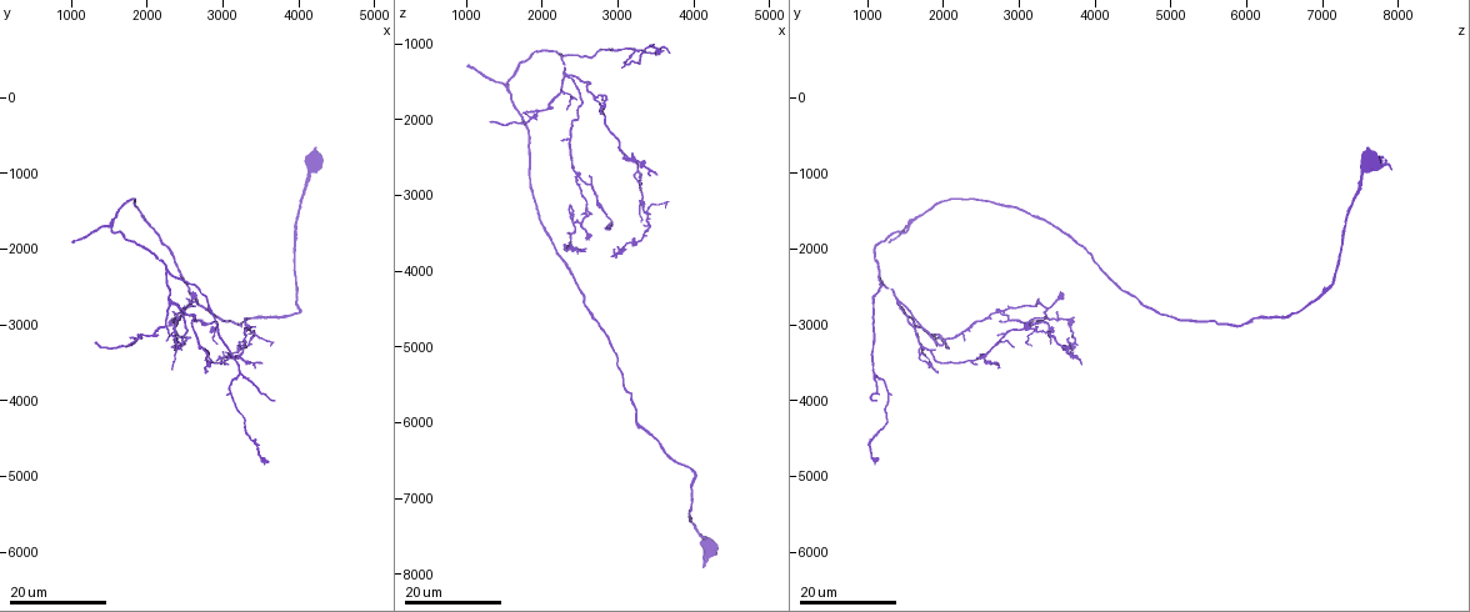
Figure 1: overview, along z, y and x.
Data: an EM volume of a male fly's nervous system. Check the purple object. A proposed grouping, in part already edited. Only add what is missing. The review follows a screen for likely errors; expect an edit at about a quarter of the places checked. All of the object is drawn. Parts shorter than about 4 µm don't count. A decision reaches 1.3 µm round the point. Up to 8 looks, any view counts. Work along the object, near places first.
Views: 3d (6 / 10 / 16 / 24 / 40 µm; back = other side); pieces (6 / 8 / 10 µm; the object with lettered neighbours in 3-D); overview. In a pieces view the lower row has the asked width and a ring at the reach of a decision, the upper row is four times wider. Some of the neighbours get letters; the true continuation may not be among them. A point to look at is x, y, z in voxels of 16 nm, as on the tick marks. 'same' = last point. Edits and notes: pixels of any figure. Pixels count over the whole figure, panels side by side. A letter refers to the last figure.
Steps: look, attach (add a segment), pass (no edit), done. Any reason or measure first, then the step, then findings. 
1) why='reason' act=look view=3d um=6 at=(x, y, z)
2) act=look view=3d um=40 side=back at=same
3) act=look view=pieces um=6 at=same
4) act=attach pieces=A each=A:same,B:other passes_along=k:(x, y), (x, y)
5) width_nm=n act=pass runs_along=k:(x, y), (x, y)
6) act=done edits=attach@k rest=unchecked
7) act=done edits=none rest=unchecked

why='an open end' act=look view=3d um=16 at=(2650, 2950, 2800)

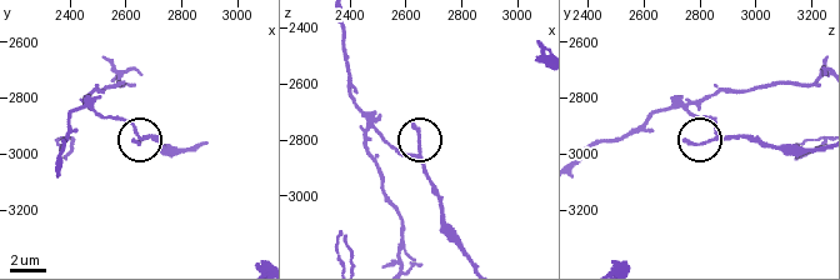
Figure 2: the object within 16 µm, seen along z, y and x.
why='see the neighbours' act=look view=pieces um=8 at=(2630, 2950, 2750)

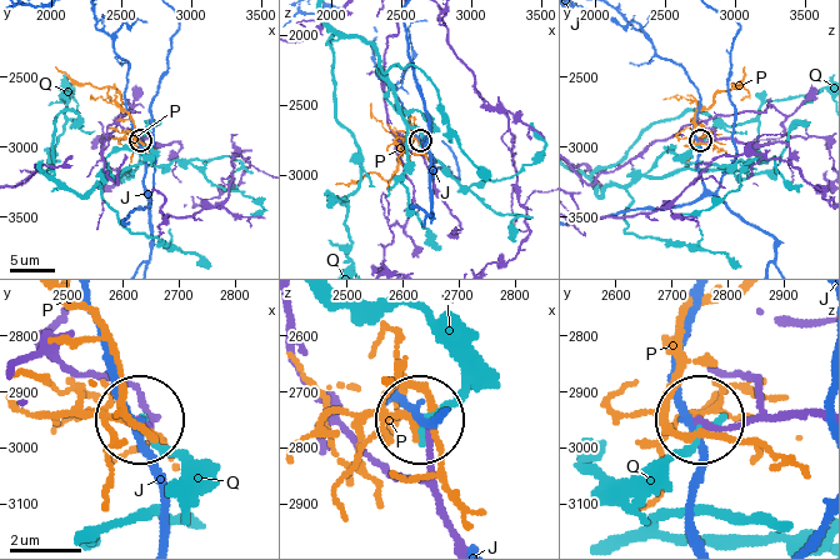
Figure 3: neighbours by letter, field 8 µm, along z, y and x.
width_nm=180 act=pass each=J:other,P:other,Q:other runs_along=3:(723, 368), (753, 380), (756, 413), (714, 430), (699, 425) found='no lettered segment goes on from it'

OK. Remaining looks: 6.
why='end of a long branch' act=look view=3d um=24 at=(1350, 3200, 2050)

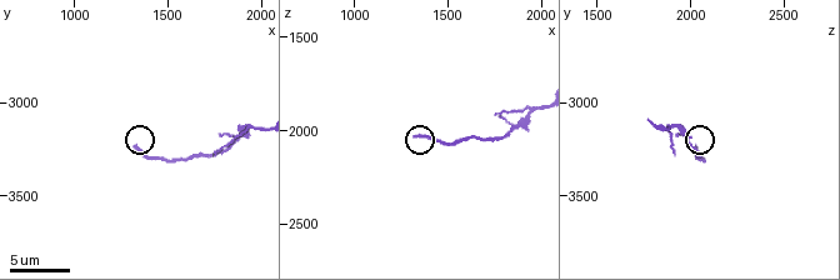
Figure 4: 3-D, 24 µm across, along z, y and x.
why='see the neighbours' act=look view=pieces um=6 at=(1340, 3240, 2020)

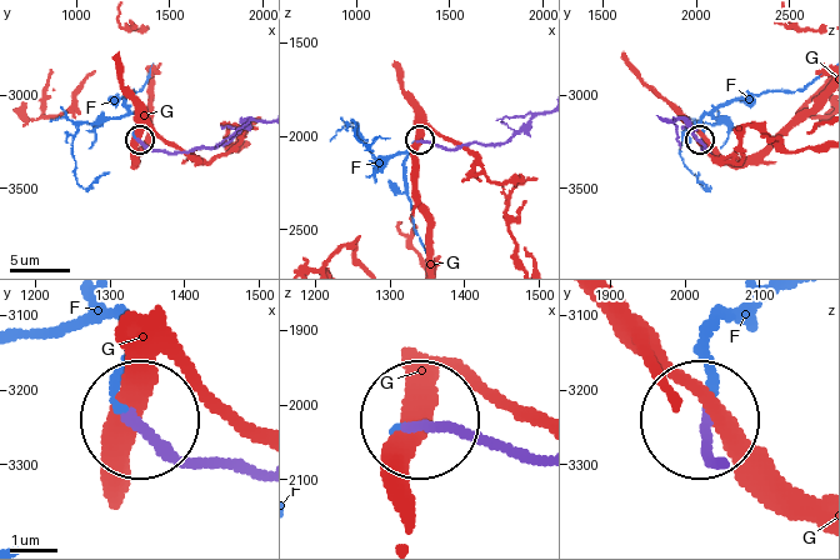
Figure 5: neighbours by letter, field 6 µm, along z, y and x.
act=attach pieces=F each=F:same,G:other passes_along=5:(723, 465), (703, 405), (703, 349), (750, 305) found='the neuron continues'

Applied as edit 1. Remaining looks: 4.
act=look view=overview

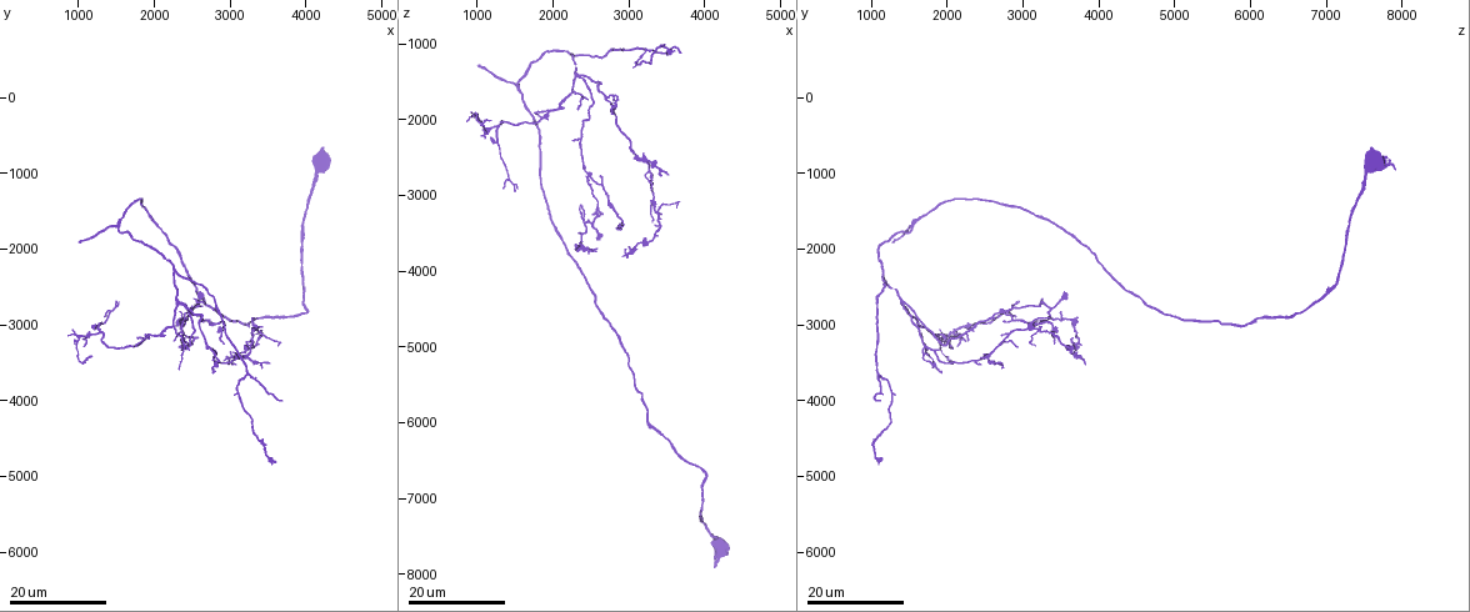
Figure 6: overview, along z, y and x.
act=look view=3d um=24 at=(1000, 1900, 1250)

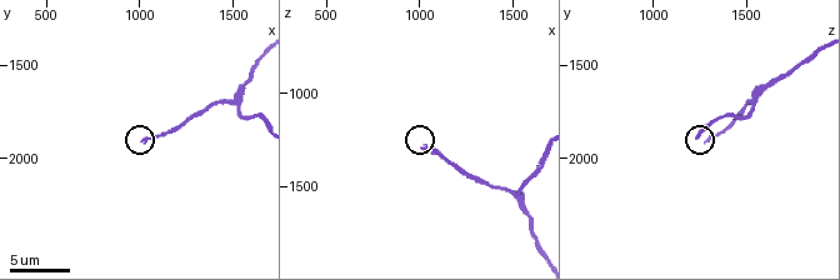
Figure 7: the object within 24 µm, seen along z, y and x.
why='what lies round it' act=look view=pieces um=10 at=(1020, 1900, 1300)

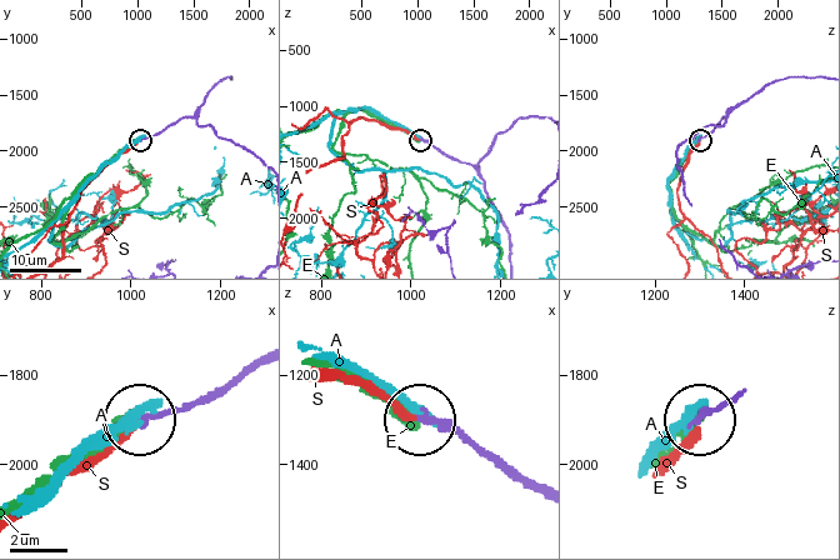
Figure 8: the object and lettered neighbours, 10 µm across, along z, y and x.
act=pass each=A:other,E:other,S:other found='no lettered segment goes on from it'

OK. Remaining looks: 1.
act=done edits=attach@5 rest=unchecked

